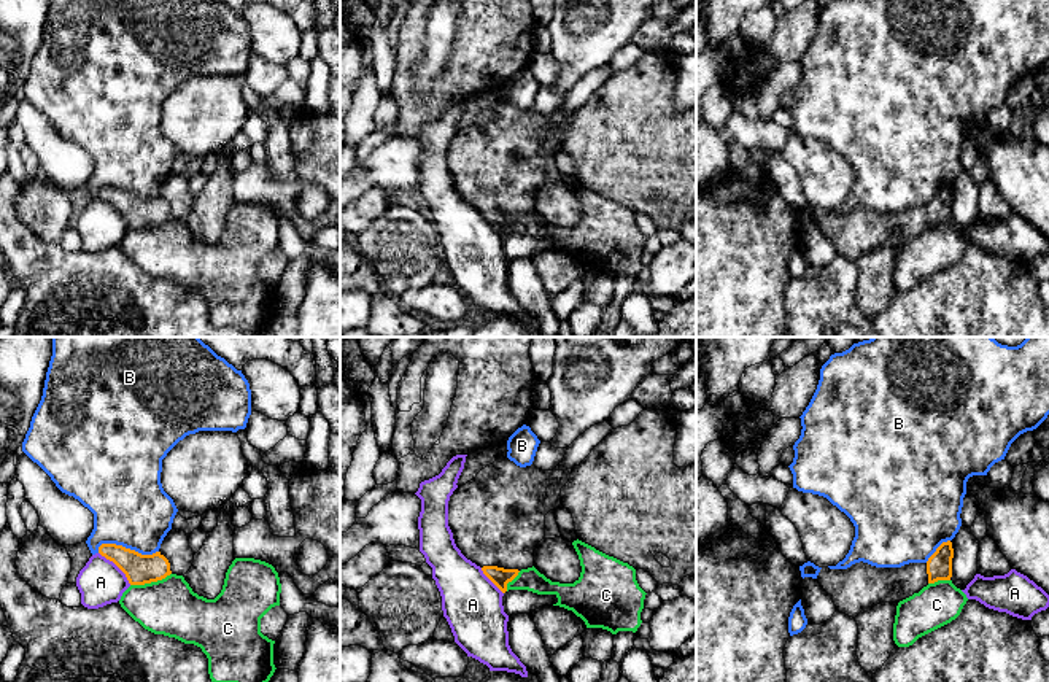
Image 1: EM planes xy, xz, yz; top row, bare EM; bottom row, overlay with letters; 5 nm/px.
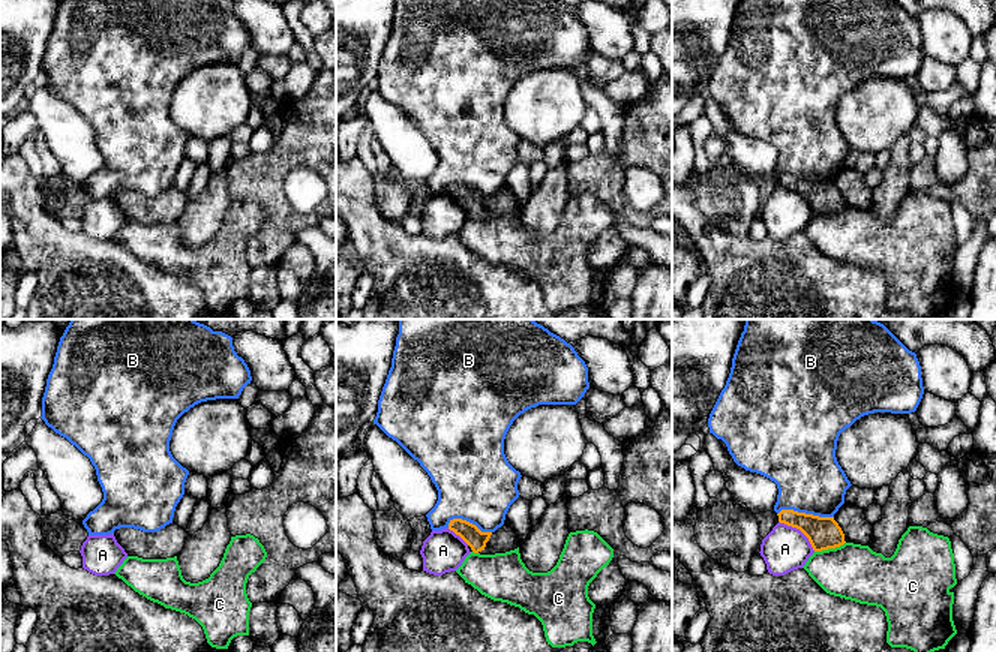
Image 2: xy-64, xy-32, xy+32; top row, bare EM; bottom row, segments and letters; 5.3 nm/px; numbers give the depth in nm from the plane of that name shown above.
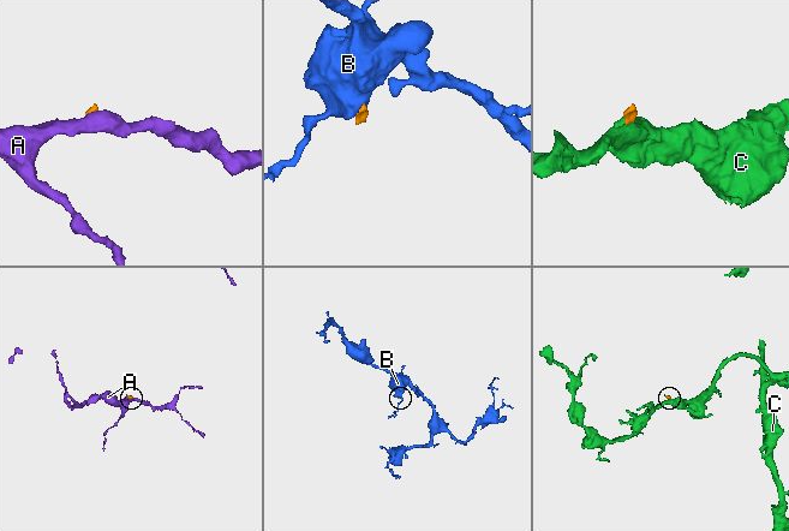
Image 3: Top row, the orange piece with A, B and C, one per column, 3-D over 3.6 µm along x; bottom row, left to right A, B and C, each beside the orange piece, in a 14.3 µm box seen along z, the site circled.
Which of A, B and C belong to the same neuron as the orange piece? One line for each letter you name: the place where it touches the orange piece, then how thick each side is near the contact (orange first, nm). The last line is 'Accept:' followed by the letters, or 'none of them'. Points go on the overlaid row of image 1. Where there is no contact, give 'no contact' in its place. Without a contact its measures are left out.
Accept: none of them

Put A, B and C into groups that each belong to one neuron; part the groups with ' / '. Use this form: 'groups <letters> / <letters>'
groups A / B / C

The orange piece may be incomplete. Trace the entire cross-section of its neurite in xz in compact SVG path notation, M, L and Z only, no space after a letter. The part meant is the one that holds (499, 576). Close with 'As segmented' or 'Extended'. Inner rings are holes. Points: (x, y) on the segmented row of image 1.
M497 456L450 496L448 526L456 547L502 593L521 569L534 566L536 545L545 537L545 515L563 506L561 488L569 482L571 472L572 469L540 471L534 464L520 467L509 458Z. Extended

